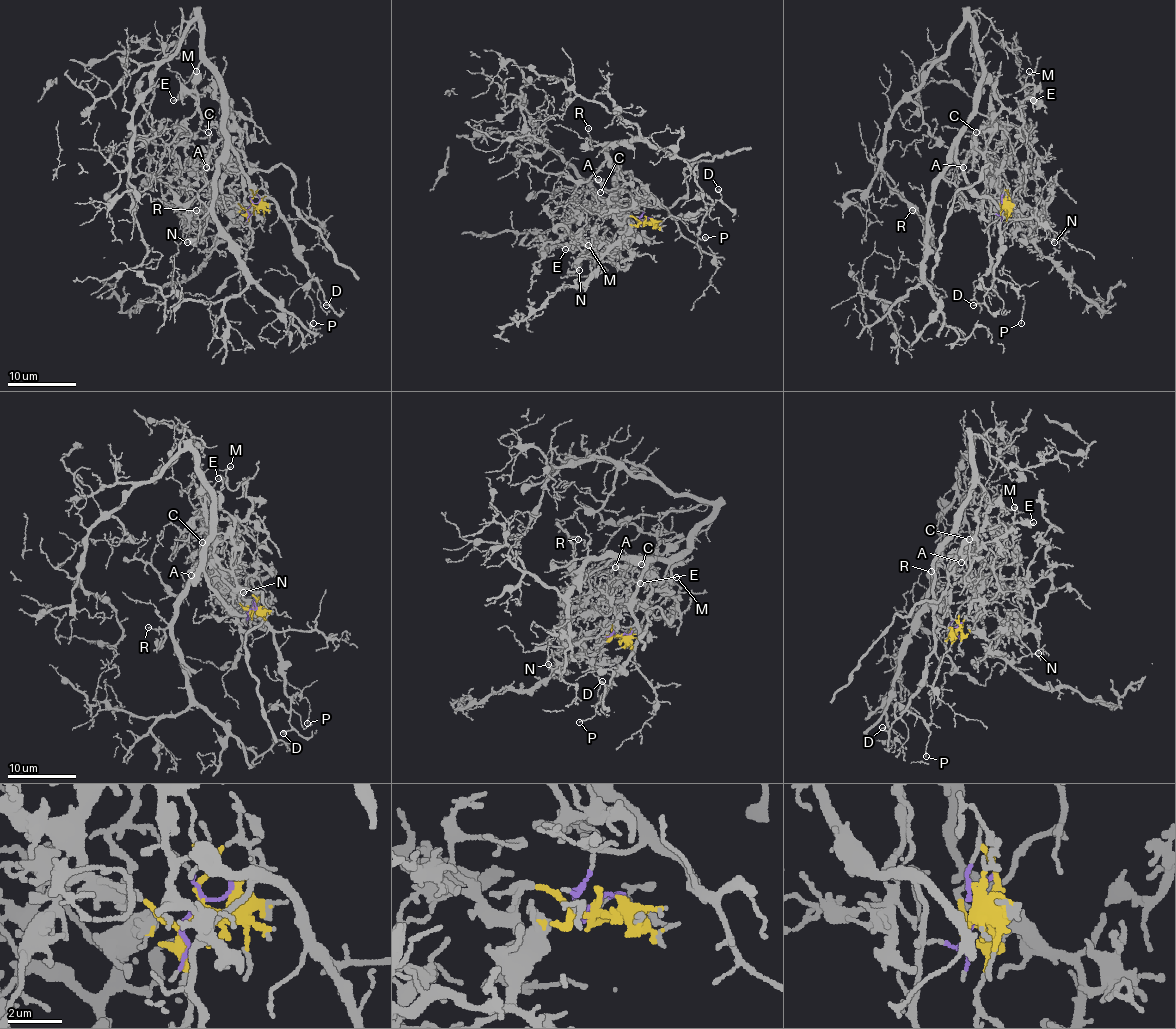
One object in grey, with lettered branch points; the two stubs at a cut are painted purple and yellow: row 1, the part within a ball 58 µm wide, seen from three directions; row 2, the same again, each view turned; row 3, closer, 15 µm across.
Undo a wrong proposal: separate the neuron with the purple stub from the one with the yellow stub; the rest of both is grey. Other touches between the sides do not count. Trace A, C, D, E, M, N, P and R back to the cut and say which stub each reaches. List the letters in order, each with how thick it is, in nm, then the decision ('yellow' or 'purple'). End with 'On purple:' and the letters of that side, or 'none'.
A: calibre 130 nm; yellow
C: calibre 150 nm; yellow
D: calibre 120 nm; purple
E: calibre 170 nm; yellow
M: calibre 130 nm; yellow
N: calibre 90 nm; yellow
P: calibre 100 nm; purple
R: calibre 110 nm; purple
On purple: D, P, R

